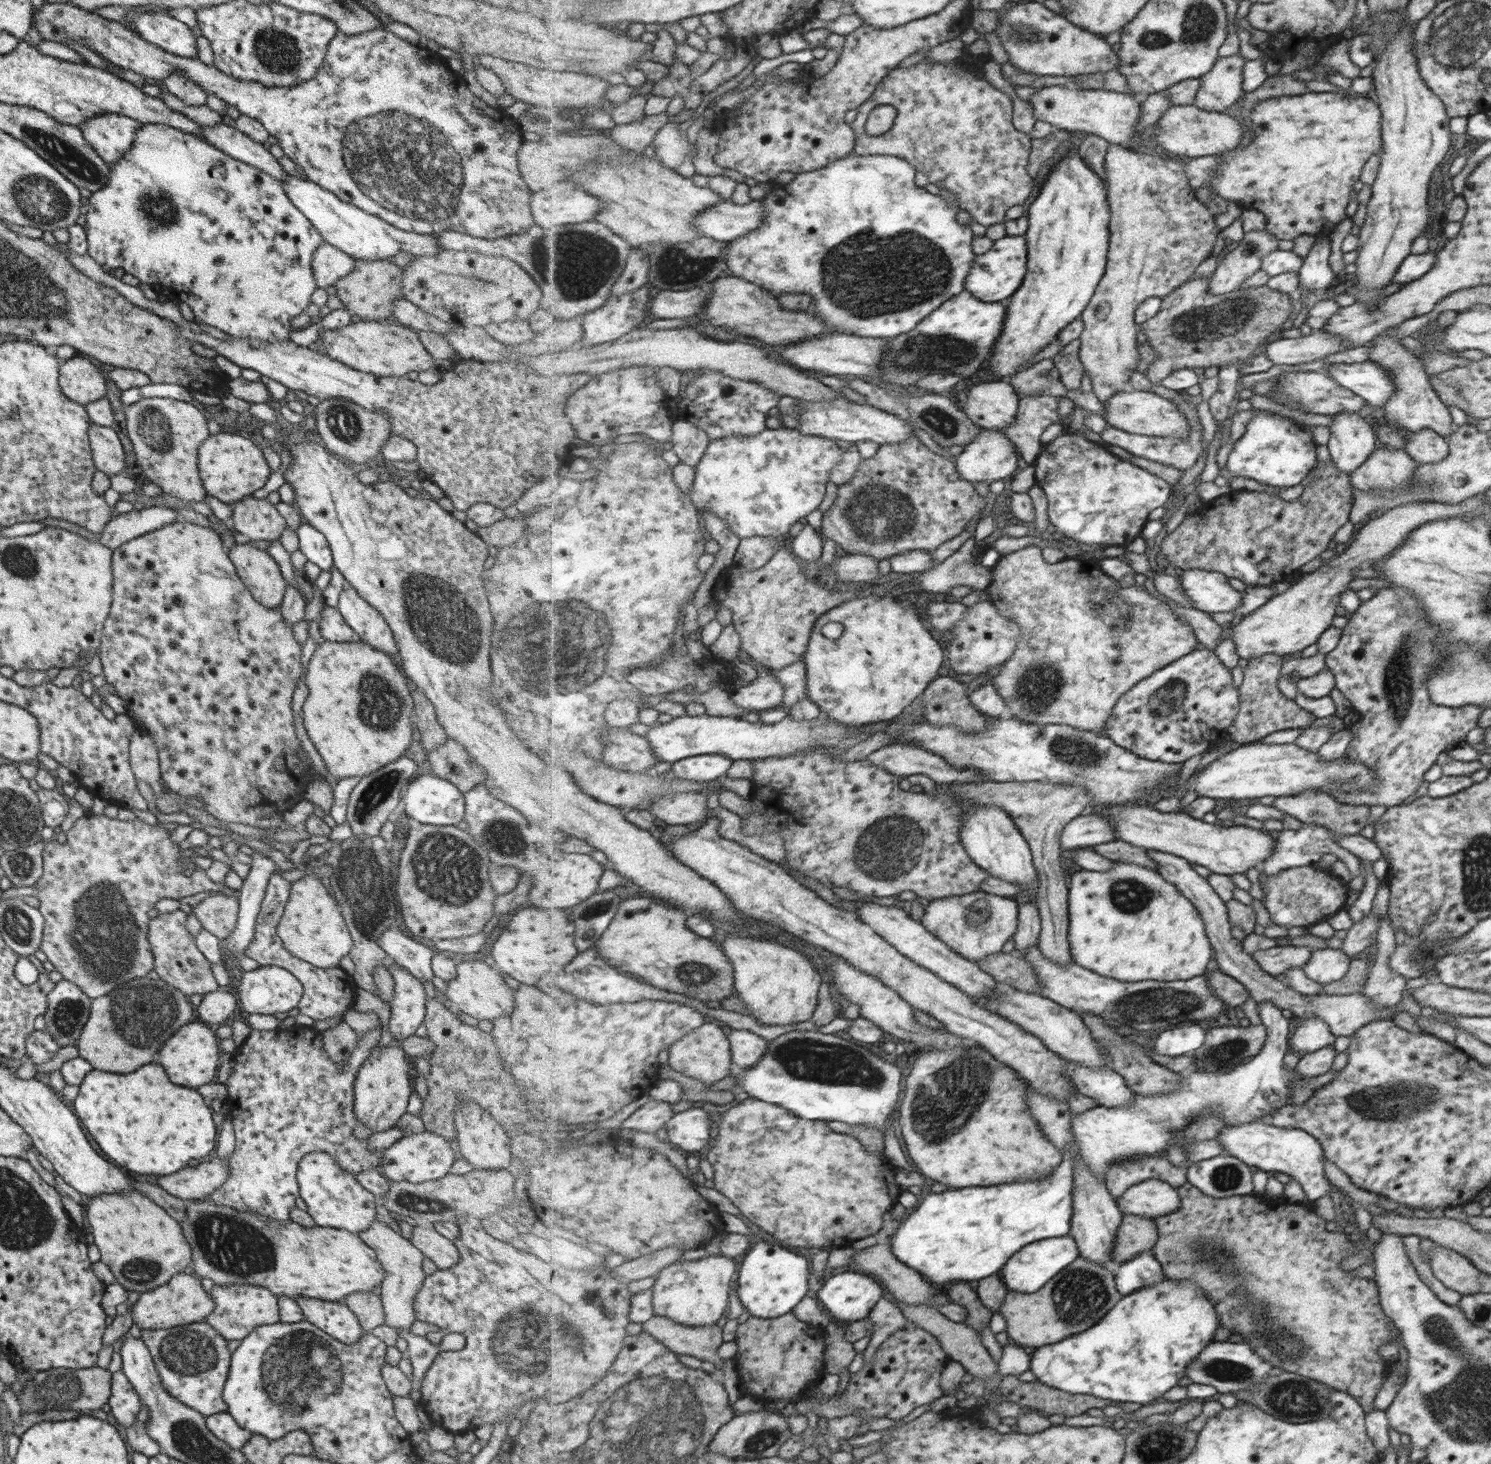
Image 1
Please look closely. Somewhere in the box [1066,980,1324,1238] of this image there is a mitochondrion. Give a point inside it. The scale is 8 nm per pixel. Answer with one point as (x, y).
(1140, 1007)

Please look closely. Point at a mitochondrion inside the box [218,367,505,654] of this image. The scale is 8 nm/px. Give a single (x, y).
(343, 422)

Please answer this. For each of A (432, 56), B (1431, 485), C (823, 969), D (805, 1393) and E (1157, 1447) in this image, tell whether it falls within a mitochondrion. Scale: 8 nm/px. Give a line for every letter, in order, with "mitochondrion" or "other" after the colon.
A: other
B: mitochondrion
C: other
D: other
E: mitochondrion

